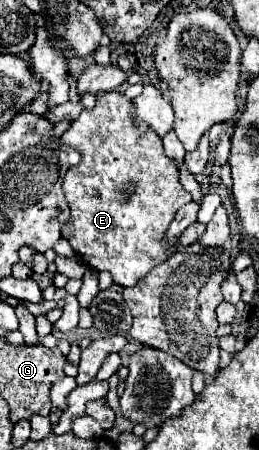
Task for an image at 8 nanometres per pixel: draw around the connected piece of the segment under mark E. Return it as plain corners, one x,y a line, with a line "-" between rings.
119,91
99,93
95,107
83,109
65,131
63,143
79,149
83,159
63,179
71,215
61,235
85,265
109,271
121,287
133,287
137,279
169,259
165,231
175,211
191,201
179,181
179,169
165,155
161,137
135,119
133,101

